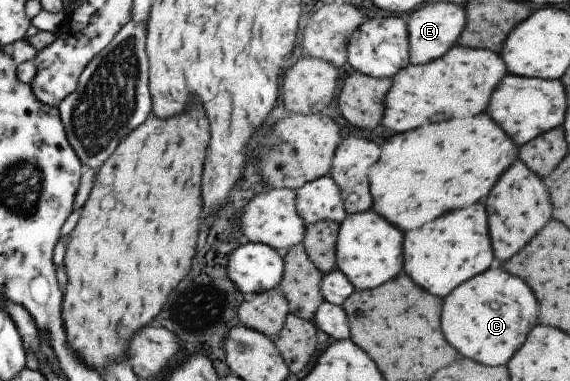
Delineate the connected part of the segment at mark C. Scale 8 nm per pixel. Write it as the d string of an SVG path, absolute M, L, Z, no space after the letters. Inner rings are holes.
M497 264L456 286L442 300L439 329L459 357L484 363L505 365L522 345L536 323L536 299L532 291Z

